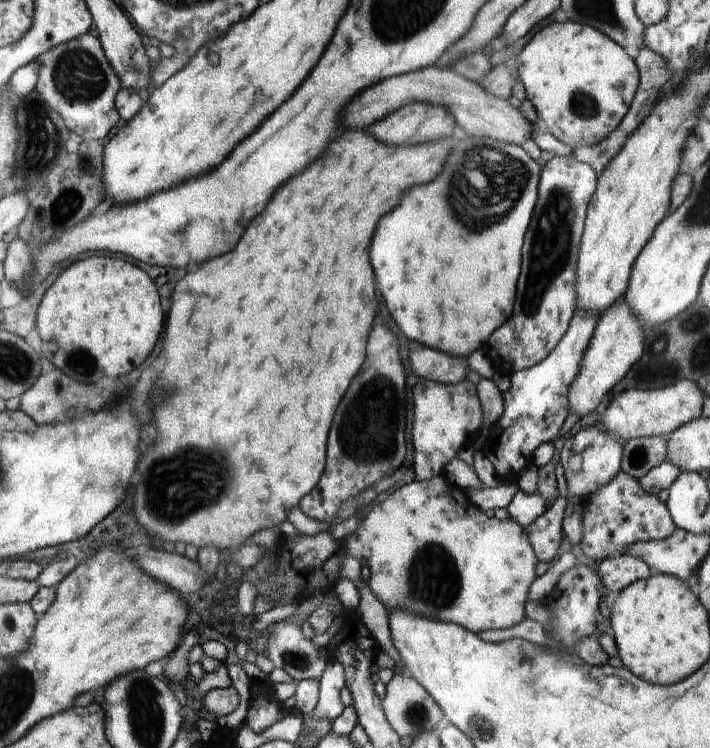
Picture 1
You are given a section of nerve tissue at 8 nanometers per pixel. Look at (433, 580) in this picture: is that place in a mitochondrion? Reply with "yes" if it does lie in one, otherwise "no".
yes

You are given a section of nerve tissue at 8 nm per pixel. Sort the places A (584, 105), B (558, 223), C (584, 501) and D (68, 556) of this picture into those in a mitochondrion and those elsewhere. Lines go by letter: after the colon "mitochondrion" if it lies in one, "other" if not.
A: mitochondrion
B: mitochondrion
C: other
D: other

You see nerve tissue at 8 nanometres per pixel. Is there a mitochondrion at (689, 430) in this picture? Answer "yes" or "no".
no

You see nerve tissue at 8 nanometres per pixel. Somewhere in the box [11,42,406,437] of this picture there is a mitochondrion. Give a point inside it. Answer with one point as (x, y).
(77, 76)

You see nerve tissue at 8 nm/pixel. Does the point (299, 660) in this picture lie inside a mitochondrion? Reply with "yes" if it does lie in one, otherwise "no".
yes

